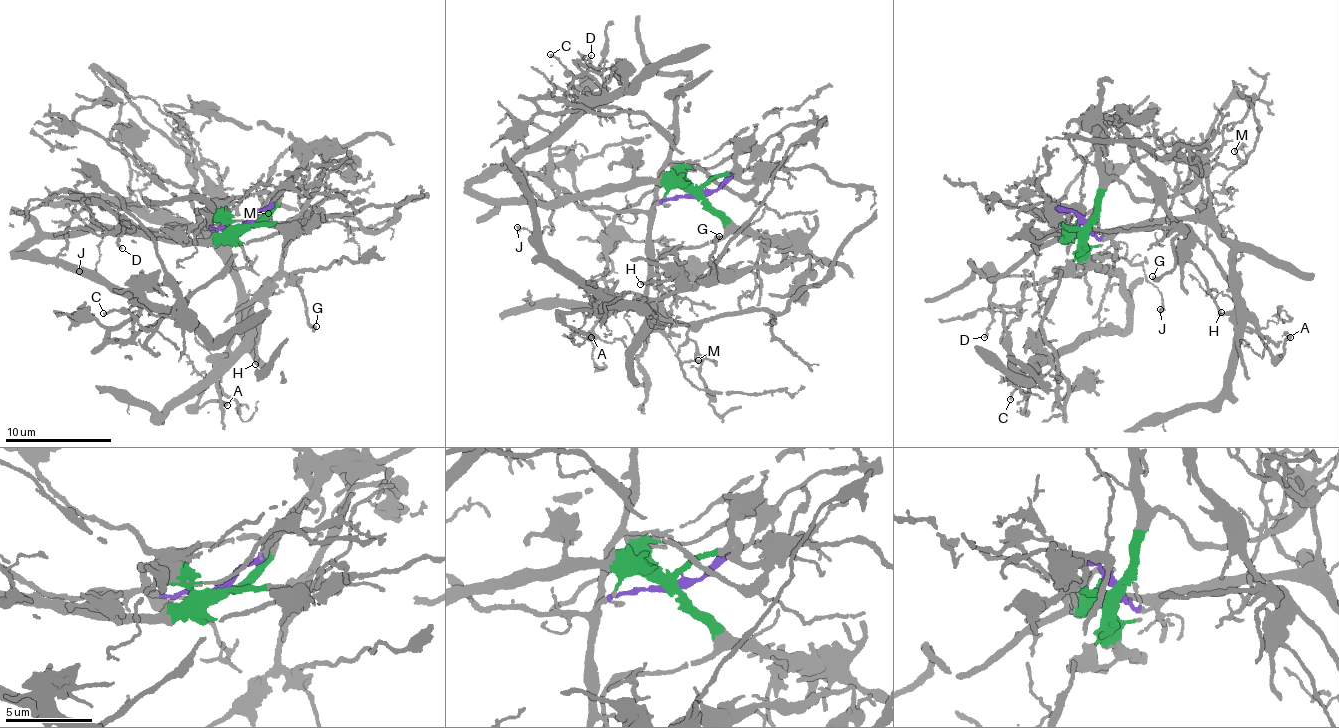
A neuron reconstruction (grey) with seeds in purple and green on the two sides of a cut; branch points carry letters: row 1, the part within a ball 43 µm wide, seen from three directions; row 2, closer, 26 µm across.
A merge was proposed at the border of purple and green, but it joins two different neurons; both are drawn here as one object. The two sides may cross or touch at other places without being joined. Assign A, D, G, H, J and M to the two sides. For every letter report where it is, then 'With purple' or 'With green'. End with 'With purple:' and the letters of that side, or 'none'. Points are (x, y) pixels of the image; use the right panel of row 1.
A: Place: (1290, 337). With green
D: Place: (984, 337). With purple
G: Place: (1152, 276). With green
H: Place: (1221, 312). With green
J: Place: (1160, 309). With purple
M: Place: (1234, 151). With purple
With purple: D, J, M

